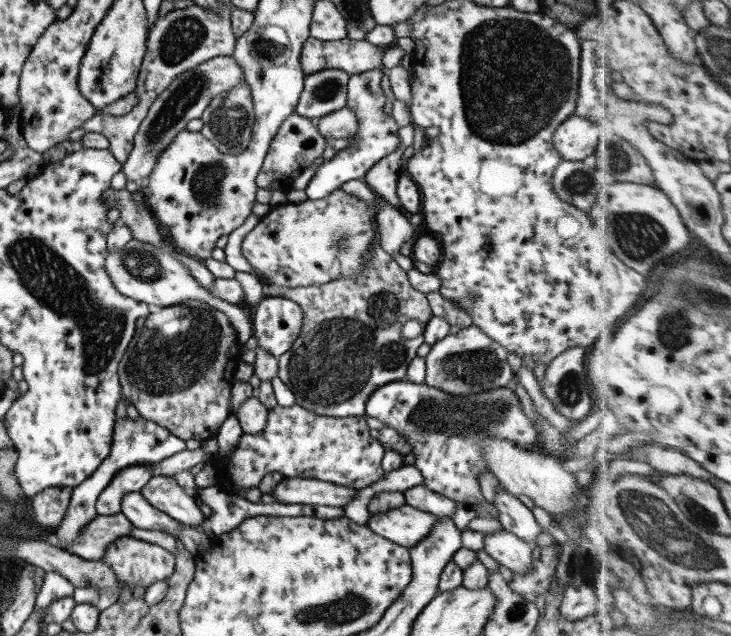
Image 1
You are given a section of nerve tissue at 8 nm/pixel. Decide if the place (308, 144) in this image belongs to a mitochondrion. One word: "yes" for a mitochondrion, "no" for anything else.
no

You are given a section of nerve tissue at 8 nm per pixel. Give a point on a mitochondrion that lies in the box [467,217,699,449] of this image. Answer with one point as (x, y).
(673, 322)

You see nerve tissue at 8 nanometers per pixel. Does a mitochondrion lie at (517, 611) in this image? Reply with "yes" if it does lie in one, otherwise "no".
yes

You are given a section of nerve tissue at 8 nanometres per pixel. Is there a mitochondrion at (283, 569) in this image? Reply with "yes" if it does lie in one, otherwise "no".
no

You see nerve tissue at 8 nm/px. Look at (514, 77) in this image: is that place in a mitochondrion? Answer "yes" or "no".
yes

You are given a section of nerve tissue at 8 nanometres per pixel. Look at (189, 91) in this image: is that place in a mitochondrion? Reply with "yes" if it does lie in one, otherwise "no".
yes

